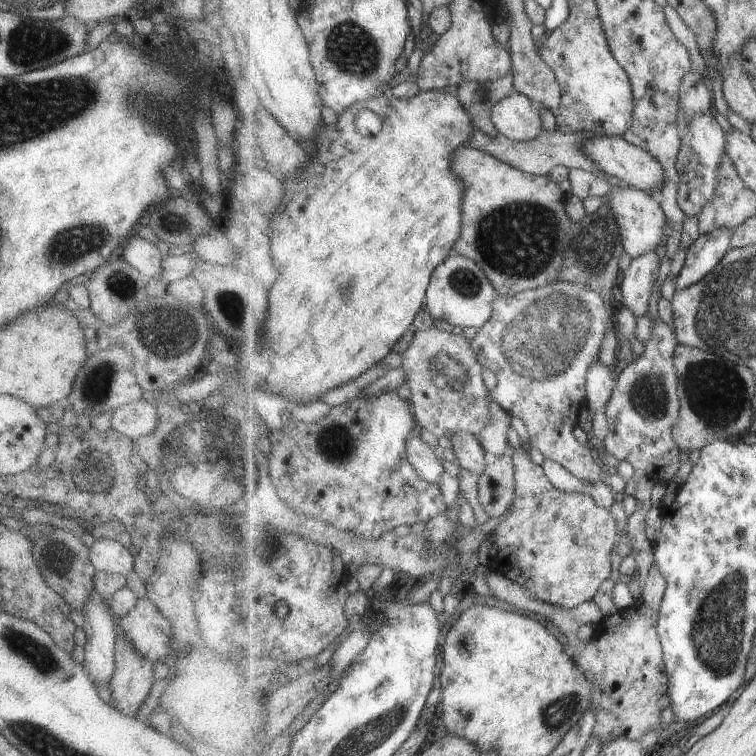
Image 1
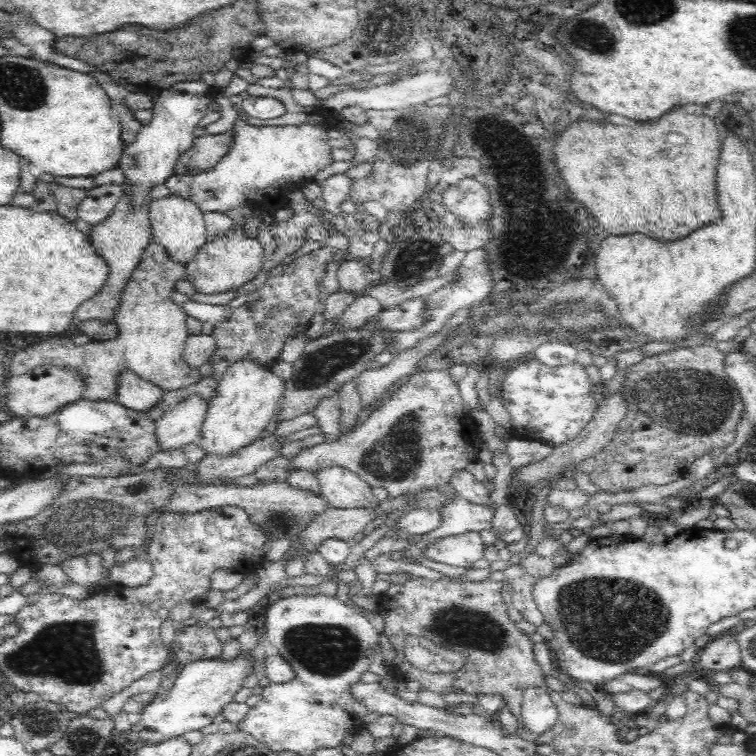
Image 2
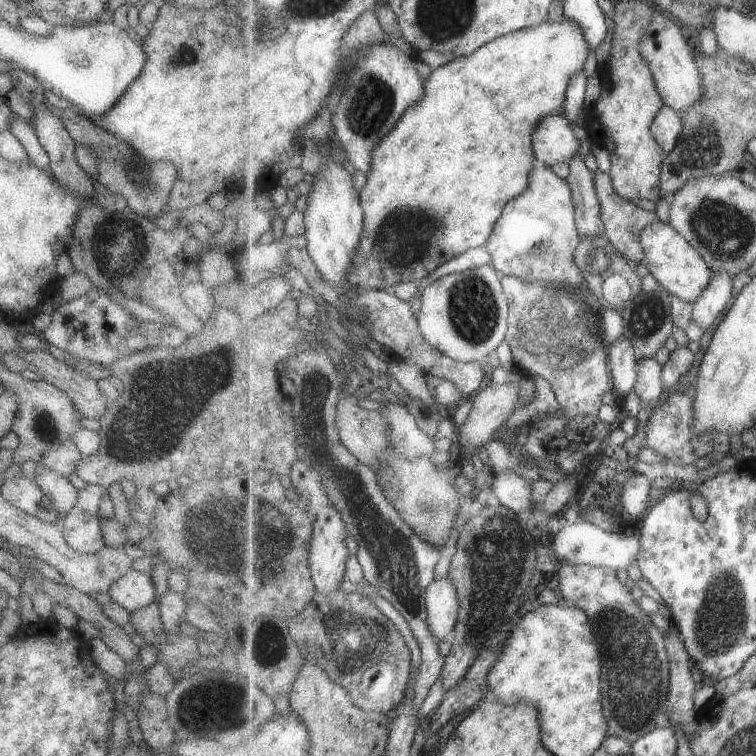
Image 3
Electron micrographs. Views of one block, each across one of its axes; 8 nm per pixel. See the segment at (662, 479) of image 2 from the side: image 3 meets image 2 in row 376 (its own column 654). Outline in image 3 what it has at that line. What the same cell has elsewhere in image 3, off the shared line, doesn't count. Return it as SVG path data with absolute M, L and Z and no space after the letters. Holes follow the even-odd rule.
M563 563L559 570L559 586L567 604L573 604L584 610L592 622L593 632L604 662L603 702L604 714L608 718L608 736L621 737L633 744L657 727L673 726L670 722L669 710L665 709L665 702L670 697L670 678L672 677L668 643L661 630L653 625L651 618L629 592L630 584L622 583L618 572L609 567Z

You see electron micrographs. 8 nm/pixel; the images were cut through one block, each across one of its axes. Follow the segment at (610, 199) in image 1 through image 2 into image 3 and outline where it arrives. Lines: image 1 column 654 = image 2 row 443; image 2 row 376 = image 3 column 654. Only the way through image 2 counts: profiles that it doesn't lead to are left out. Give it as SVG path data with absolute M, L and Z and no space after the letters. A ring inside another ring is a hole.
M654 222L647 225L640 234L640 243L644 247L644 263L652 276L667 289L671 295L693 303L712 281L712 268L699 254L699 251L671 223Z

